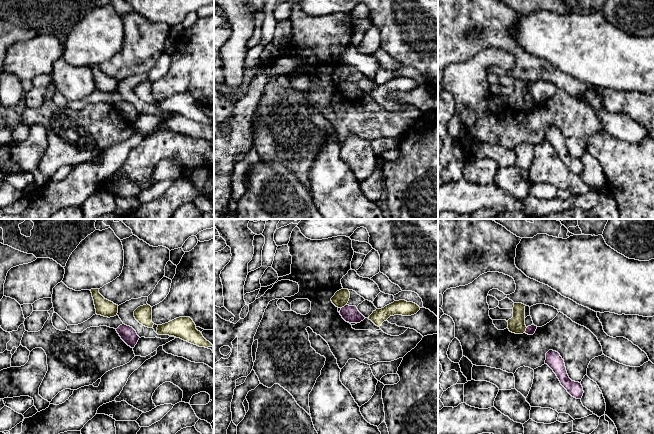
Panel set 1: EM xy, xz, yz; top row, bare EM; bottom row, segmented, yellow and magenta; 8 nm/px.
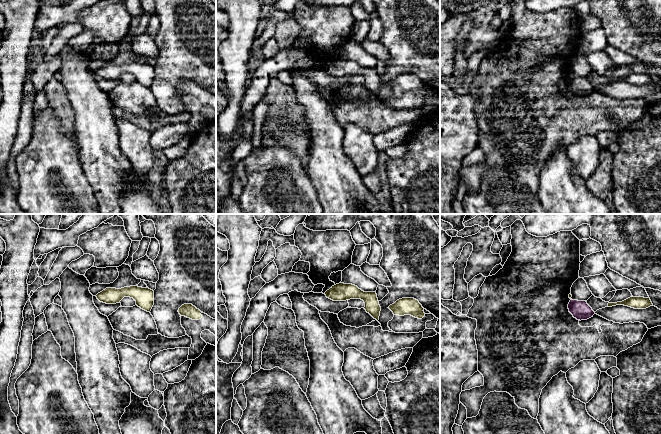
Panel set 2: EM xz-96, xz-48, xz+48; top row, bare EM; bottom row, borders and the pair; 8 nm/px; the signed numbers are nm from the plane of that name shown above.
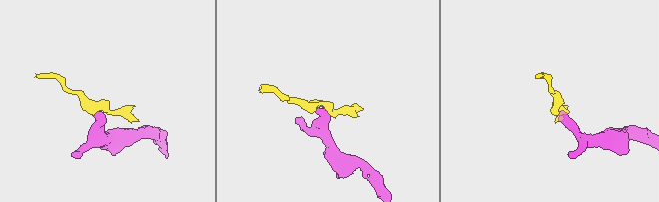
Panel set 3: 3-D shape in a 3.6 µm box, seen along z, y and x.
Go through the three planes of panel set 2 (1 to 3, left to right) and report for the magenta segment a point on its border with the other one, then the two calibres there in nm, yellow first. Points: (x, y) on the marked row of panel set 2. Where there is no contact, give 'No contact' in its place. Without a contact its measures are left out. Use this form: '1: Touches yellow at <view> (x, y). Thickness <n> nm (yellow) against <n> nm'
1: No contact
2: No contact
3: No contact

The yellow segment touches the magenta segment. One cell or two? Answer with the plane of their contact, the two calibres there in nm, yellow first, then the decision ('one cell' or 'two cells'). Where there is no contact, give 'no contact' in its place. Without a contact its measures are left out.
xz | 120/130 nm | two cells

